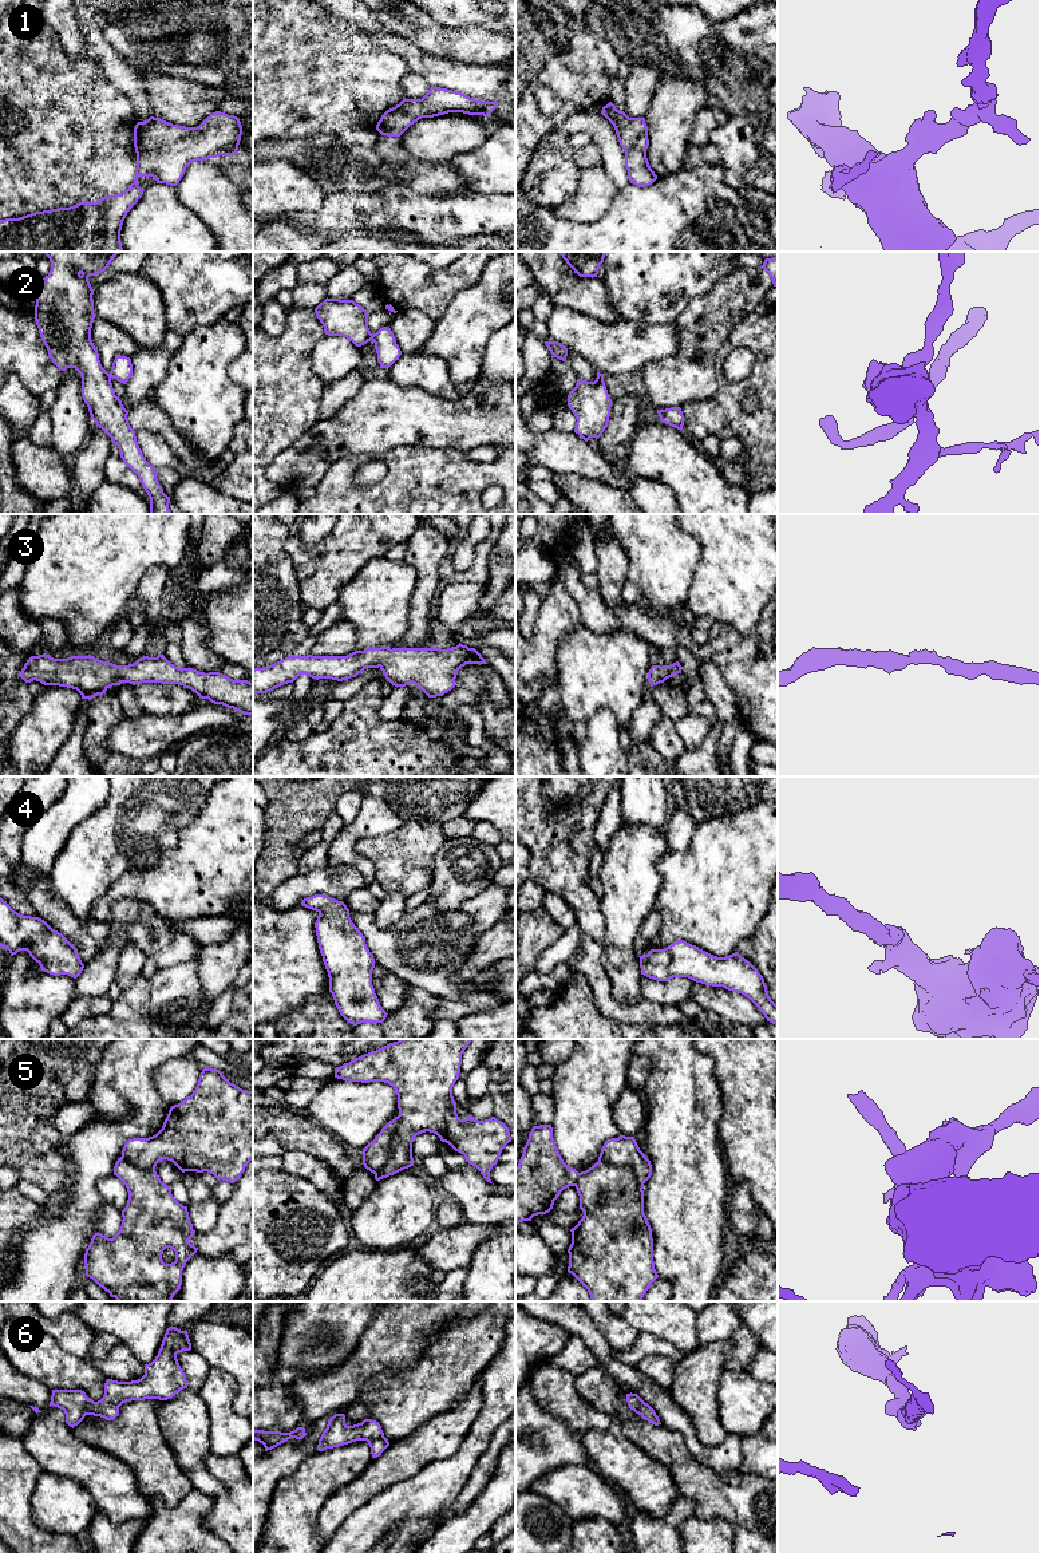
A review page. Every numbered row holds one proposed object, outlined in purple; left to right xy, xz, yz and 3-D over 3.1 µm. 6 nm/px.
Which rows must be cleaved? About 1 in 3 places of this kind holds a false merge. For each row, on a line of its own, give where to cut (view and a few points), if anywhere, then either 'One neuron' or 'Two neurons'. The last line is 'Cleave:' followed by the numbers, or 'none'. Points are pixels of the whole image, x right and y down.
1: No split. One neuron
2: Split along xz (371, 335), (372, 339). Two neurons
3: No split. One neuron
4: No split. One neuron
5: Split along xz (398, 1117), (398, 1127), (392, 1137), (390, 1158), (375, 1174). Two neurons
6: No split. One neuron
Cleave: 2, 5

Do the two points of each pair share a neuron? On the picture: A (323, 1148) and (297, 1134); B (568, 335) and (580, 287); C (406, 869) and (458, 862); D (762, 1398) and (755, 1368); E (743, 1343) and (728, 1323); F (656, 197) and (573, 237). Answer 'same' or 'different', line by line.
A: same
B: different
C: different
D: different
E: different
F: same

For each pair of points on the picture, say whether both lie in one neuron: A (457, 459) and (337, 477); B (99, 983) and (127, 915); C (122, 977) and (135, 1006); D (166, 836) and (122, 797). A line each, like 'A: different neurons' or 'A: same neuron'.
A: same neuron
B: same neuron
C: different neurons
D: same neuron

